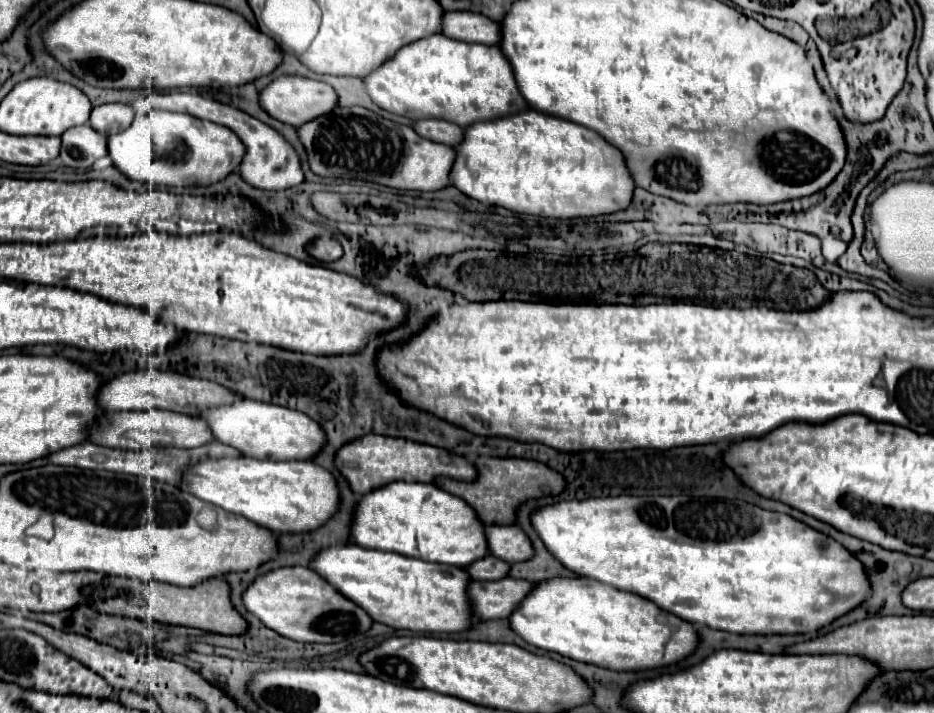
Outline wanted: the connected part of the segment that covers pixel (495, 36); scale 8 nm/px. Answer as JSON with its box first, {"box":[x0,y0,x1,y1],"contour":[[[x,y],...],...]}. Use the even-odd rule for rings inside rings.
{"box":[441,12,499,44],"contour":[[[445,12],[441,34],[463,42],[495,44],[499,42],[499,24],[475,12]]]}

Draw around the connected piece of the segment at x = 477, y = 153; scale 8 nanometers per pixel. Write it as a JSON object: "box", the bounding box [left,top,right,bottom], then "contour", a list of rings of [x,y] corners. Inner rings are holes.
{"box":[451,110,633,218],"contour":[[[535,110],[509,114],[497,120],[475,122],[463,128],[463,140],[453,146],[455,160],[451,168],[451,184],[465,196],[489,206],[503,206],[519,214],[535,214],[547,218],[587,218],[617,212],[629,206],[633,196],[633,180],[625,168],[623,154],[607,144],[597,132],[557,116]]]}

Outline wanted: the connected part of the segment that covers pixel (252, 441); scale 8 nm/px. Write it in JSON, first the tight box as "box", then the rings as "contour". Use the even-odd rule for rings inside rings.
{"box":[197,398,325,460],"contour":[[[239,398],[231,404],[203,410],[197,418],[207,422],[215,440],[259,460],[309,460],[325,442],[325,434],[307,414],[283,406]]]}

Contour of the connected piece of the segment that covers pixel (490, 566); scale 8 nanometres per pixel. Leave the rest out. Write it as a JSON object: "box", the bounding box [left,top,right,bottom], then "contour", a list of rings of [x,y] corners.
{"box":[465,556,509,580],"contour":[[[485,556],[485,558],[475,560],[473,564],[469,564],[465,570],[475,580],[497,580],[497,578],[507,576],[509,564],[495,558],[495,556]]]}

